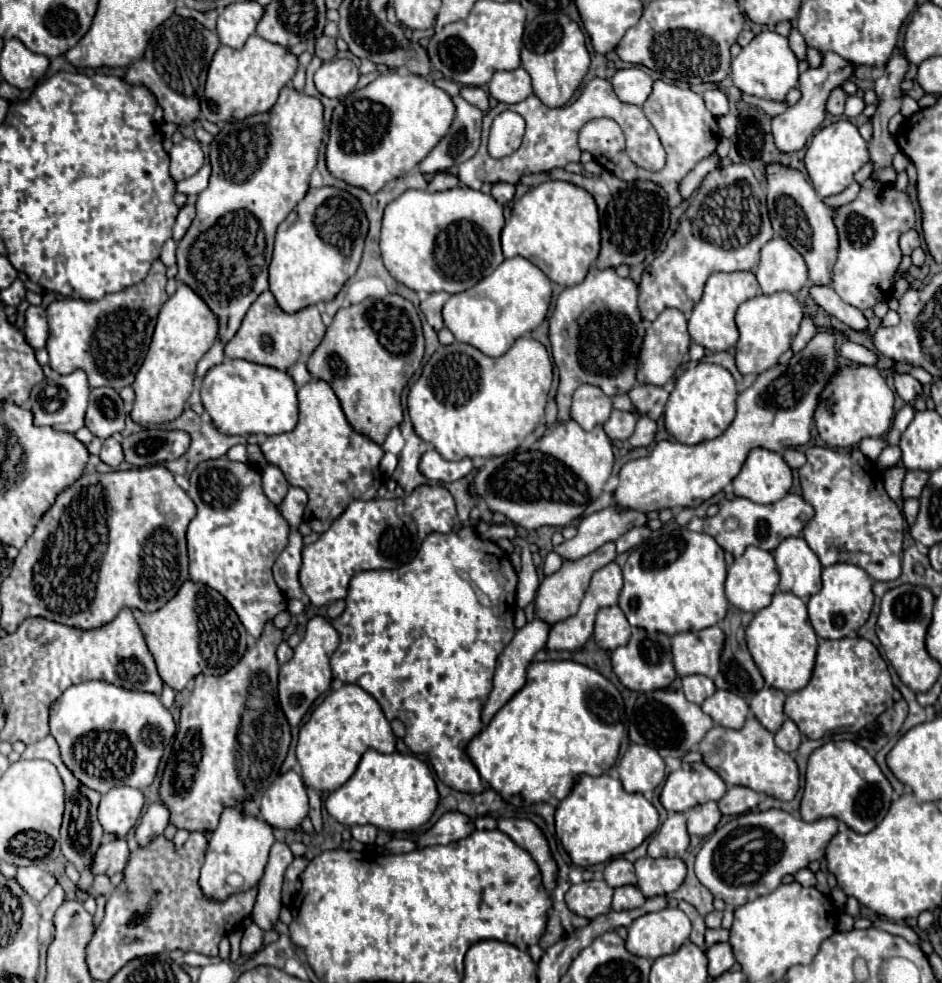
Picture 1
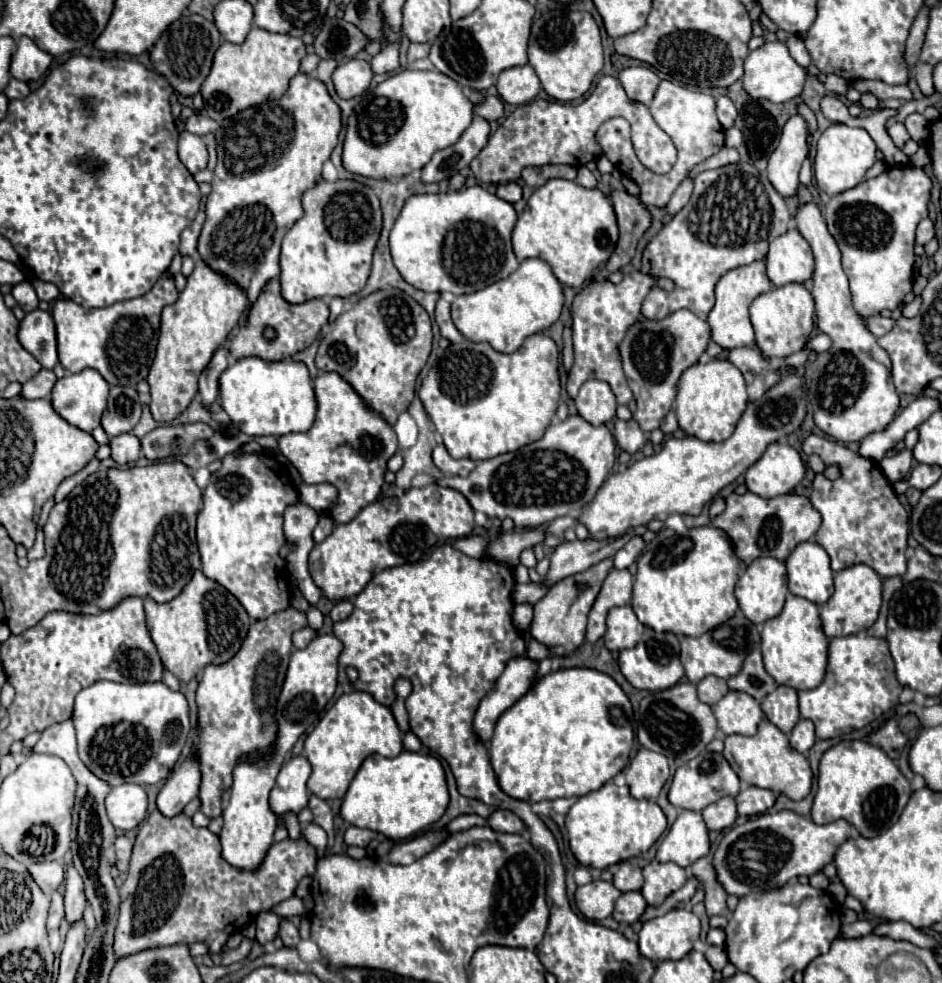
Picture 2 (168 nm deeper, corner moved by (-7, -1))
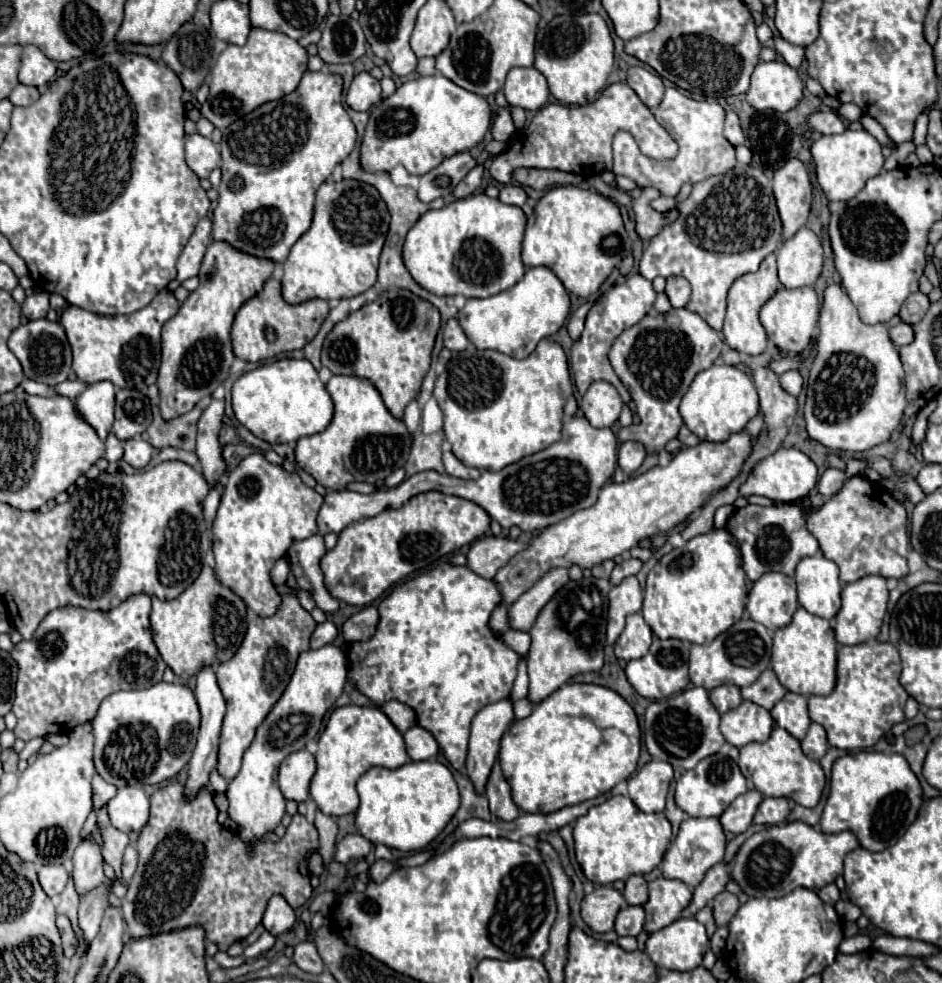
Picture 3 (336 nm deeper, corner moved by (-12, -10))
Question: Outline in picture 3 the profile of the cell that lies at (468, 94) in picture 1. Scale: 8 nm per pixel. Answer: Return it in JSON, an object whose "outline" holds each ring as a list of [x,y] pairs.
{"outline":[[[510,107],[498,109],[490,131],[492,131],[492,137],[496,141],[508,141],[516,133],[516,127],[514,127],[514,121],[512,121],[512,115],[510,115]]]}

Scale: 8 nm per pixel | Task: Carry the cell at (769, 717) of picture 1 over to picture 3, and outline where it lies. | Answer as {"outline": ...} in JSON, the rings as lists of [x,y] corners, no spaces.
{"outline":[[[786,693],[774,707],[772,707],[772,719],[778,727],[786,729],[792,737],[802,739],[806,735],[808,725],[812,723],[808,719],[806,709],[806,697],[798,693]]]}

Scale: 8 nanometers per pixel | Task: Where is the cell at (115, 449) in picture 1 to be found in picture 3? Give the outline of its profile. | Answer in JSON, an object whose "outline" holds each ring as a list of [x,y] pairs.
{"outline":[[[134,437],[122,443],[124,447],[124,461],[132,465],[134,469],[144,469],[150,461],[150,443],[146,443],[142,437]]]}

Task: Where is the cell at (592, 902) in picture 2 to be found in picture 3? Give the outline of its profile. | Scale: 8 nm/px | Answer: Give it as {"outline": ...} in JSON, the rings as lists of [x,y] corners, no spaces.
{"outline":[[[596,887],[590,895],[582,899],[582,919],[584,923],[596,931],[606,933],[614,929],[616,913],[626,905],[620,891],[614,887]]]}

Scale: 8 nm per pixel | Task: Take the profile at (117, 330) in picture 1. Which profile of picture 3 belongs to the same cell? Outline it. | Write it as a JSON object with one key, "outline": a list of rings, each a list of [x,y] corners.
{"outline":[[[162,289],[150,305],[130,315],[106,317],[68,305],[60,315],[60,323],[66,331],[72,349],[74,357],[72,369],[76,377],[86,385],[106,379],[120,389],[140,389],[140,391],[156,383],[160,367],[160,331],[162,325],[178,313],[178,307],[180,305],[174,293],[168,289]]]}

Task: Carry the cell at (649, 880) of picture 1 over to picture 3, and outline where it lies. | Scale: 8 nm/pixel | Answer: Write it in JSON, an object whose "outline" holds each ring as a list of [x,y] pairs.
{"outline":[[[654,879],[648,885],[650,899],[644,905],[646,911],[646,925],[644,931],[652,933],[658,931],[672,921],[680,917],[680,911],[690,903],[692,899],[692,889],[684,885],[684,881],[676,879]]]}

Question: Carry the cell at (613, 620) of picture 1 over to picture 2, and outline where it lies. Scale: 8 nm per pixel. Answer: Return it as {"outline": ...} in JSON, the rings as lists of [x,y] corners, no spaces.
{"outline":[[[631,606],[613,608],[607,616],[607,632],[603,636],[605,646],[609,650],[625,650],[633,648],[643,634],[643,624],[637,620]]]}

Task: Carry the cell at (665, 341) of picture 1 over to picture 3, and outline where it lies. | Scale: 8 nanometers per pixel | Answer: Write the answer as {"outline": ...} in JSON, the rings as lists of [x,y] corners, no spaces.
{"outline":[[[672,309],[666,315],[650,311],[642,321],[628,327],[614,341],[608,357],[636,403],[640,425],[622,427],[620,441],[640,441],[648,451],[662,451],[682,427],[678,405],[688,385],[696,373],[708,369],[716,361],[722,349],[722,335],[688,309]]]}

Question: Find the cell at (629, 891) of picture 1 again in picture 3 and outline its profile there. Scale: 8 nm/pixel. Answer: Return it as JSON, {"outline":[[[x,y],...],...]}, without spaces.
{"outline":[[[626,905],[618,913],[616,927],[614,929],[616,929],[618,935],[632,935],[632,937],[636,937],[644,929],[644,919],[646,919],[646,915],[644,915],[644,909],[642,907]]]}

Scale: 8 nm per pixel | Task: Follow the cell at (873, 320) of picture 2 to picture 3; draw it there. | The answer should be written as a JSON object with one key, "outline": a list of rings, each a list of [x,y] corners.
{"outline":[[[900,323],[900,325],[896,325],[896,327],[888,327],[888,335],[890,335],[890,339],[892,339],[892,343],[894,343],[896,347],[906,345],[906,343],[910,343],[910,341],[914,339],[912,327],[910,327],[908,323]]]}

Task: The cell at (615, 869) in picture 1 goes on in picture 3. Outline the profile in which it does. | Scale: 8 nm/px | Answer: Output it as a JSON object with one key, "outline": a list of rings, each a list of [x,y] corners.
{"outline":[[[630,875],[626,879],[624,899],[628,905],[644,905],[648,901],[648,883],[642,875]]]}

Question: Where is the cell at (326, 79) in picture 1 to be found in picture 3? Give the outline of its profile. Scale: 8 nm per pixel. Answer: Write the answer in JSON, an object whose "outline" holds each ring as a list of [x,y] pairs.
{"outline":[[[362,71],[354,75],[350,89],[346,93],[346,103],[354,111],[368,111],[374,103],[380,101],[380,83],[370,73]]]}

